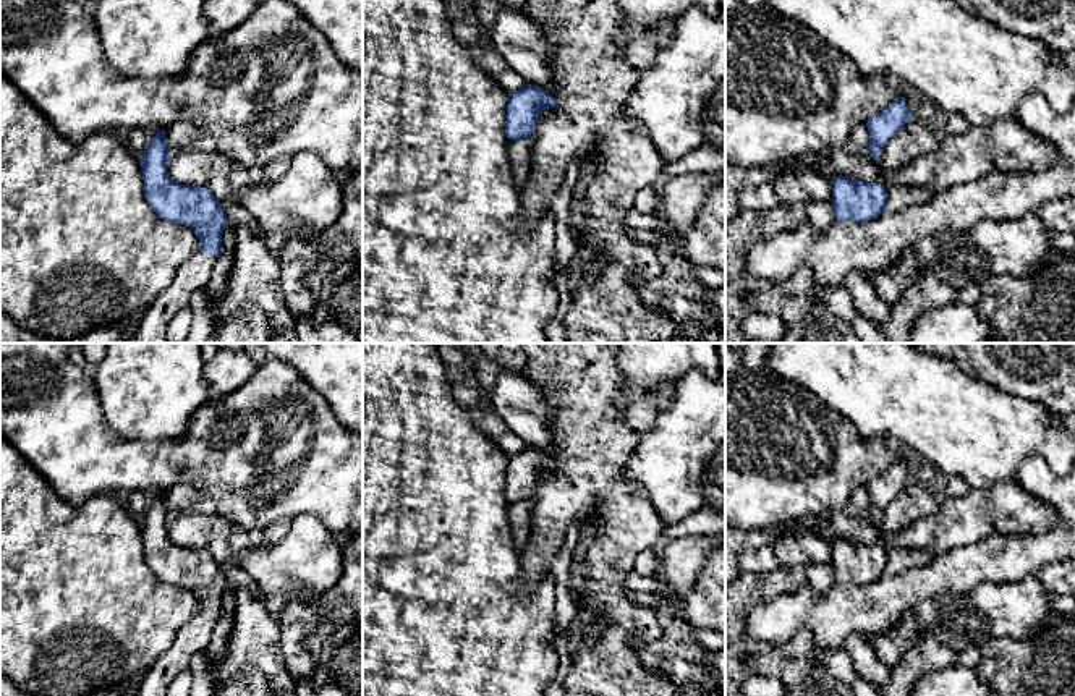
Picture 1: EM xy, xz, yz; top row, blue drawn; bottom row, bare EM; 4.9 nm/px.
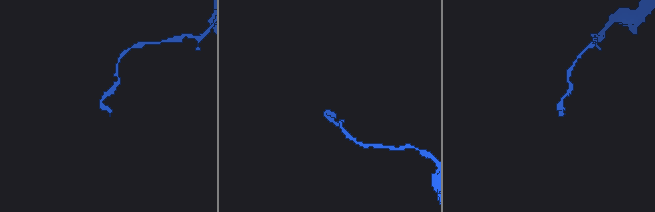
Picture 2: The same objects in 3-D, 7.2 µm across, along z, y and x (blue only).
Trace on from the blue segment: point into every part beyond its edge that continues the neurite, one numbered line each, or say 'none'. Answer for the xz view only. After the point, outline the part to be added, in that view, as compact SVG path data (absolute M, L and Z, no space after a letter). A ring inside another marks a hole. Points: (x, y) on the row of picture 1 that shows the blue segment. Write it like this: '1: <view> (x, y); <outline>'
none

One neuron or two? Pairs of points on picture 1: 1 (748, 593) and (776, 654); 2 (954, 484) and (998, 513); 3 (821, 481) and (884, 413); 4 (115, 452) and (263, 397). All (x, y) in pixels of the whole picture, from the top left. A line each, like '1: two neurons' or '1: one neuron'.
1: one neuron
2: two neurons
3: two neurons
4: one neuron

